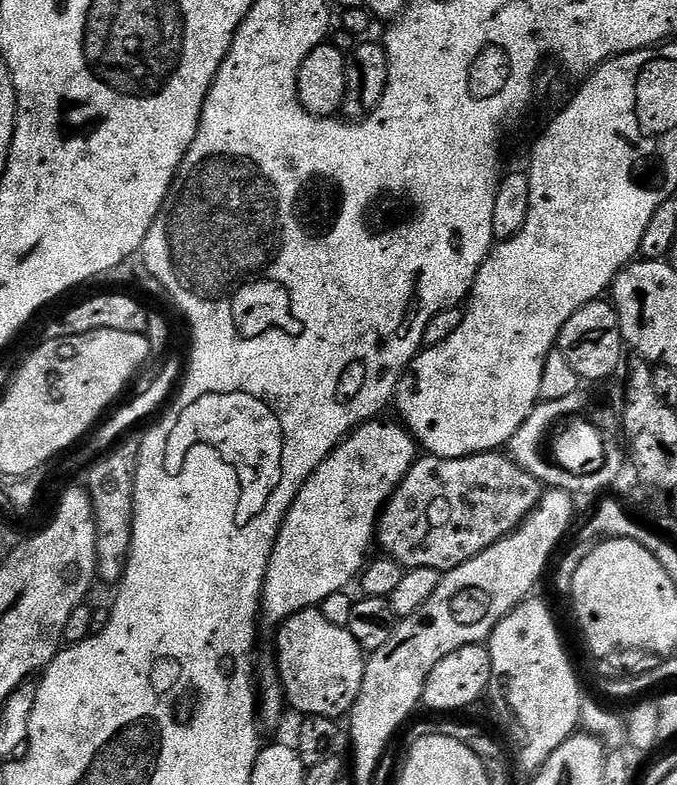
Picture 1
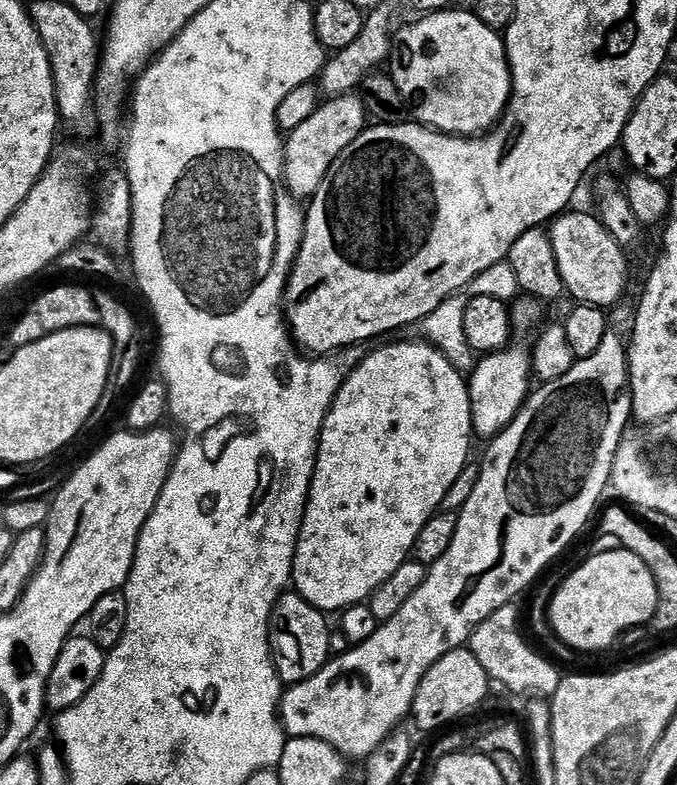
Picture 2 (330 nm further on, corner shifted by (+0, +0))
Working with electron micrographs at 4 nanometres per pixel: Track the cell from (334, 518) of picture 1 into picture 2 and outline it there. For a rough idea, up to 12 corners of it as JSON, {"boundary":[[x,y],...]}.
{"boundary":[[427,339],[336,392],[296,539],[325,614],[403,569],[468,464],[468,380]]}

